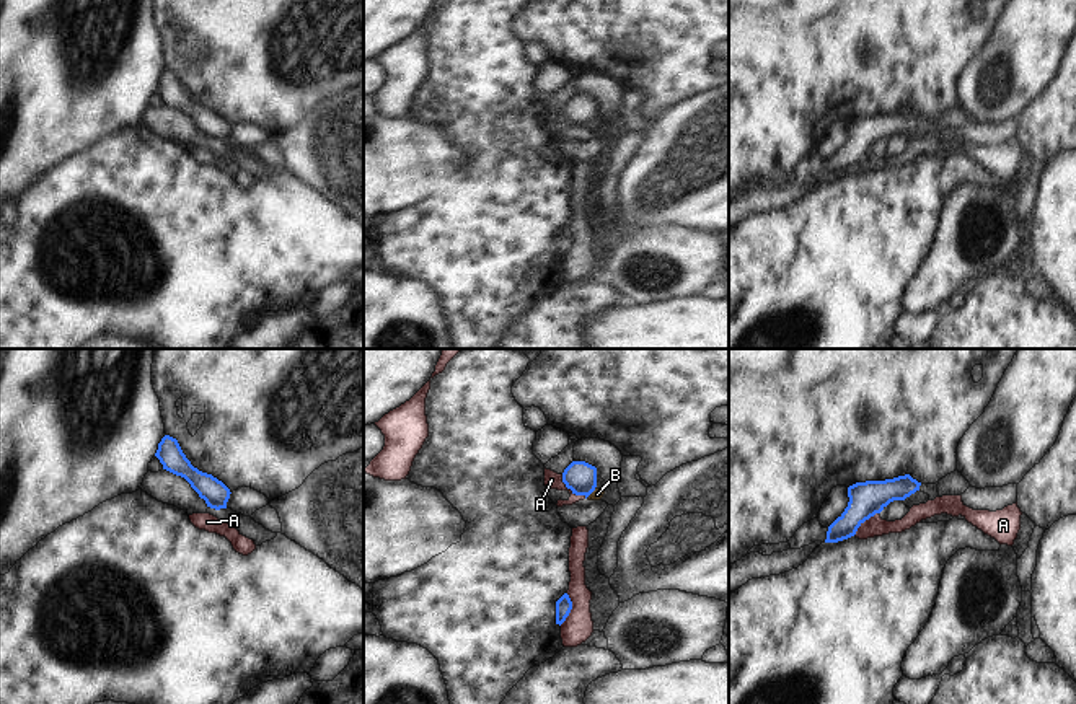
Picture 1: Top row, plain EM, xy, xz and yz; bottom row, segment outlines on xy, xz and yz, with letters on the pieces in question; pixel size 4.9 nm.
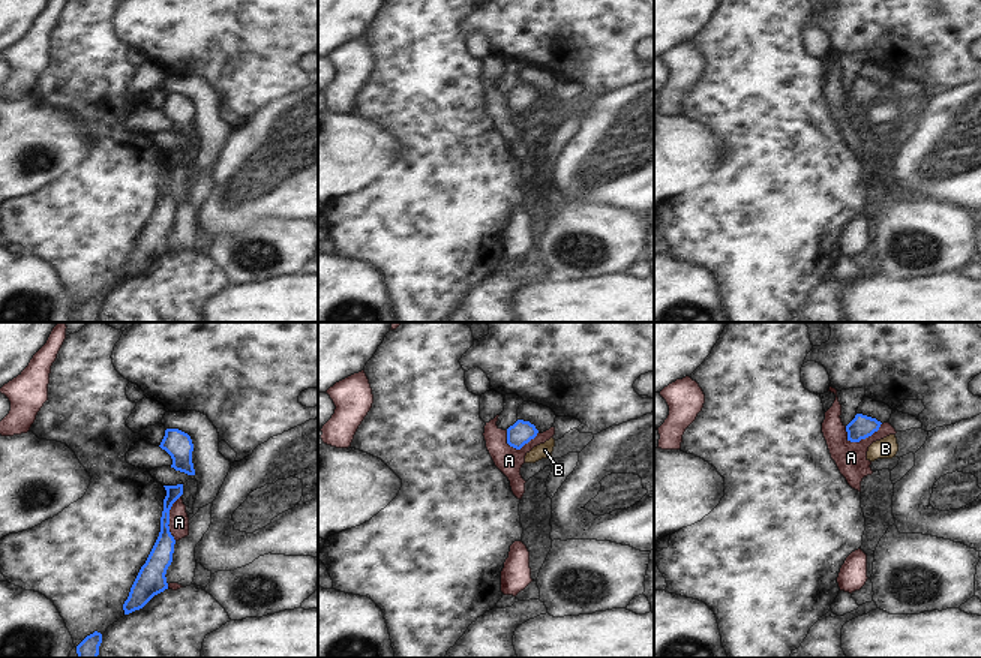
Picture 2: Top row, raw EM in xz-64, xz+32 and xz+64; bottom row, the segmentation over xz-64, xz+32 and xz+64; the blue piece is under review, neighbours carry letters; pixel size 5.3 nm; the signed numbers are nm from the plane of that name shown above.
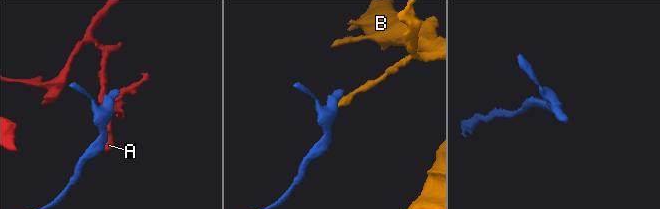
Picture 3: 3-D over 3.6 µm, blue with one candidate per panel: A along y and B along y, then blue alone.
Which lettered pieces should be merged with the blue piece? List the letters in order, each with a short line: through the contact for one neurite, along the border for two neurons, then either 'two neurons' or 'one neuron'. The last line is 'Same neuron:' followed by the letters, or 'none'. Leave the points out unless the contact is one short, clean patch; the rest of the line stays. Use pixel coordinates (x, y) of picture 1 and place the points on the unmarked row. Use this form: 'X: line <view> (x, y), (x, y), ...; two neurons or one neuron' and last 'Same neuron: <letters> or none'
A: two neurons
B: line xz (595, 121), (586, 132); two neurons
Same neuron: none

